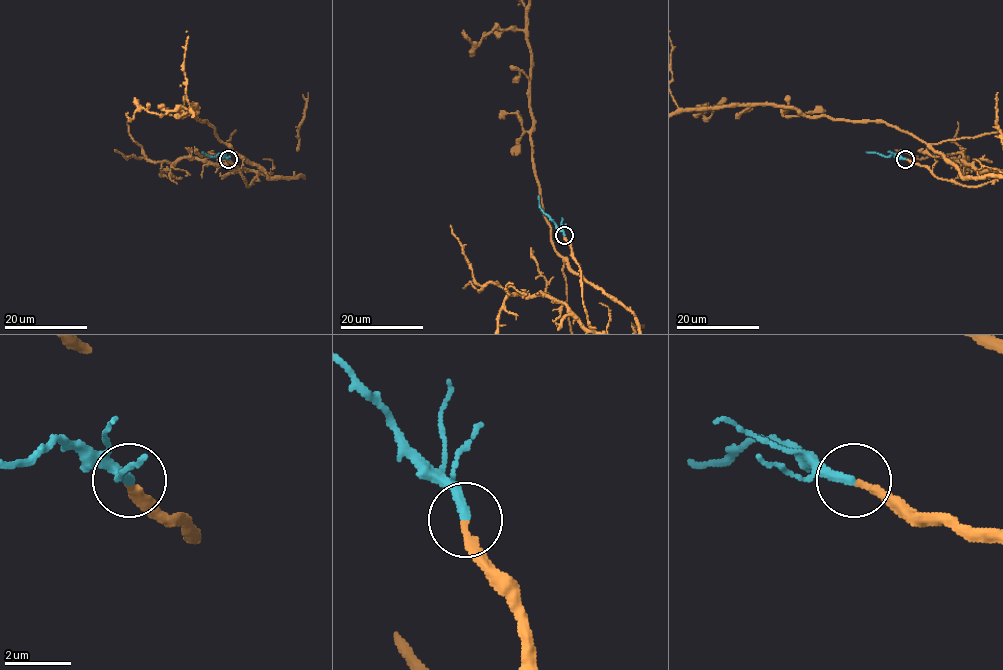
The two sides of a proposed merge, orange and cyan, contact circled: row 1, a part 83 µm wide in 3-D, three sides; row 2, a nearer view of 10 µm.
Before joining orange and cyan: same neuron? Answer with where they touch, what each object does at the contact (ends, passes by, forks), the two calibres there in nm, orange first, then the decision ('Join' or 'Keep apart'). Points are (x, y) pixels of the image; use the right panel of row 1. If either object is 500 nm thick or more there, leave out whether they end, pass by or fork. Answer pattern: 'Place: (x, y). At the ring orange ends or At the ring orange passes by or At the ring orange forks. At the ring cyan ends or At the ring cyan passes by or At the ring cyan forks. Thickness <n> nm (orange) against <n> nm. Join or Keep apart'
Place: (905, 159). At the ring orange ends. At the ring cyan ends. Thickness 240 nm (orange) against 320 nm. Join

